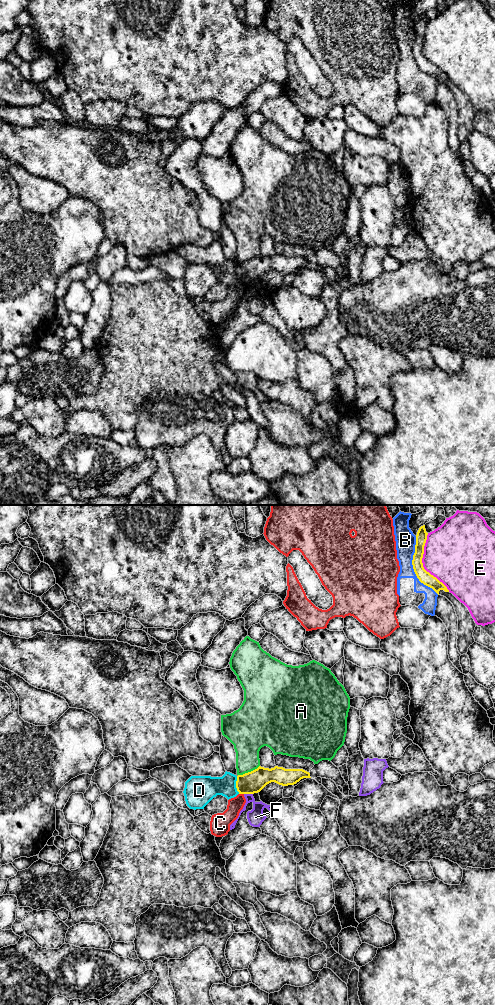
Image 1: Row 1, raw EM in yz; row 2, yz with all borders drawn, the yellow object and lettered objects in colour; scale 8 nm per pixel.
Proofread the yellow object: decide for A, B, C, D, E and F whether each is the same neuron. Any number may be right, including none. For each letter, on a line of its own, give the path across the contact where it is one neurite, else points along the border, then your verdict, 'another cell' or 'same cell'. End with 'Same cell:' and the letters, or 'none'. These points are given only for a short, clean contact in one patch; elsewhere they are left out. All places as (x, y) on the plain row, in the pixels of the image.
A: another cell
B: another cell
C: border along yz (239, 281), (243, 282); another cell
D: border along yz (236, 264), (236, 278), (239, 281); another cell
E: another cell
F: another cell
Same cell: none

